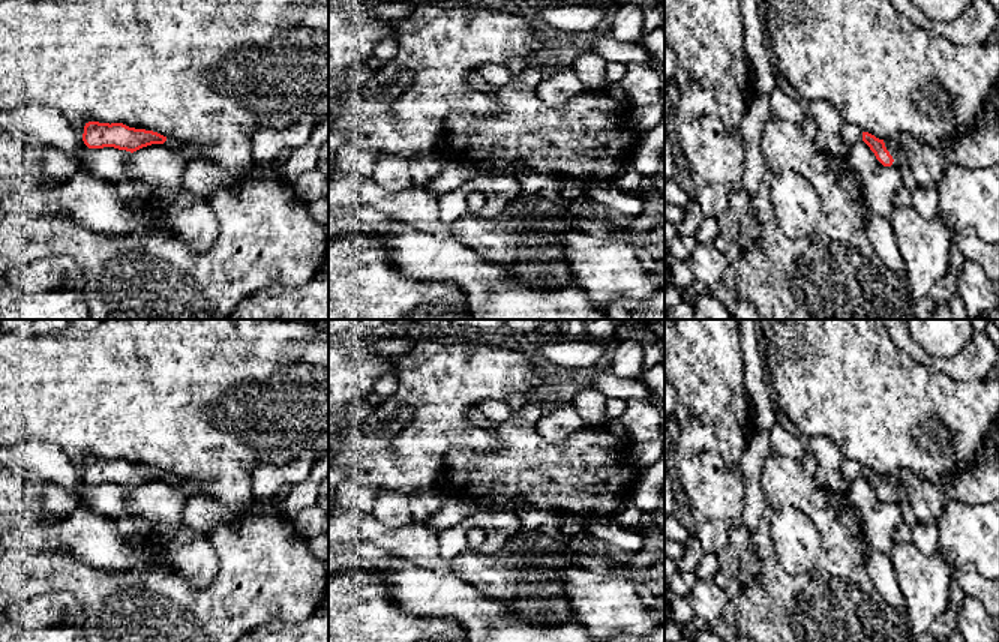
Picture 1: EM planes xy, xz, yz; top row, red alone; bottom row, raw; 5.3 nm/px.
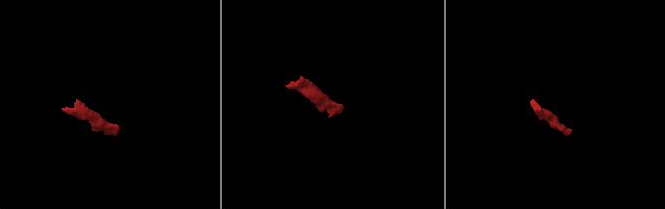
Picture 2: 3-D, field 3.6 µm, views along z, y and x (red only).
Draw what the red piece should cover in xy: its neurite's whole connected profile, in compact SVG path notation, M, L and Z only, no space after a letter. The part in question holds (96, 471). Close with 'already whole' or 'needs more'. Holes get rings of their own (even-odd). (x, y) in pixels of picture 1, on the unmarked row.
M88 458L84 462L82 477L88 484L114 483L130 489L152 480L164 480L186 495L190 494L183 478L153 466L129 464L123 459Z; needs more

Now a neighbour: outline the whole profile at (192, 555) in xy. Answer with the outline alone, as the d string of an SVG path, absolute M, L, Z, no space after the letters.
M184 526L172 536L166 560L174 570L200 588L210 585L219 568L218 555L207 537L196 536Z

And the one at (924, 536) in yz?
M915 524L910 526L910 542L924 554L939 550L939 530L934 524Z

